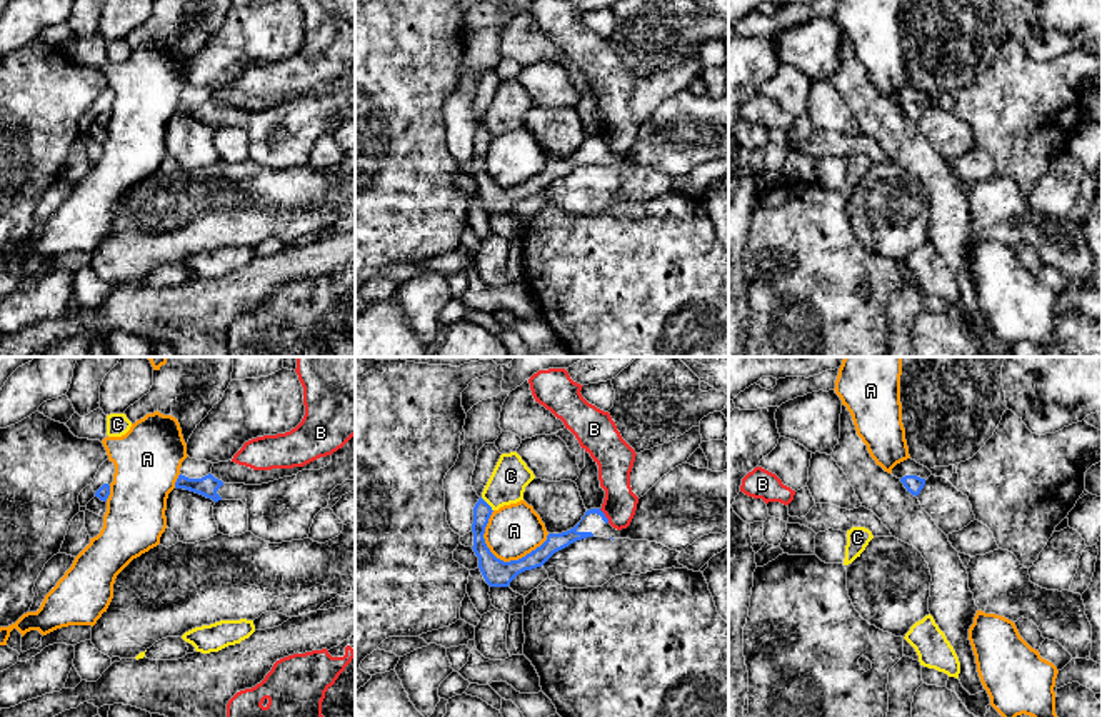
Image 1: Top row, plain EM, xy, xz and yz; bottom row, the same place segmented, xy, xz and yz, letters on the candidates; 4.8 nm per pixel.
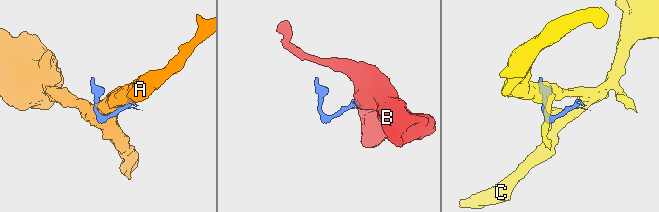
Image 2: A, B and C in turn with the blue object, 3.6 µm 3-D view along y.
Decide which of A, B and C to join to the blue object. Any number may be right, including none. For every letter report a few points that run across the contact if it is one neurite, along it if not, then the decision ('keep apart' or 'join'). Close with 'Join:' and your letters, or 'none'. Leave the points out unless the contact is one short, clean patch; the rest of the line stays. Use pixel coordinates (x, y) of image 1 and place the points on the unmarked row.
A: line xz (549, 160), (539, 172), (509, 187), (500, 187), (482, 164); keep apart
B: line xz (599, 135), (609, 149); keep apart
C: line xz (480, 124), (492, 137); keep apart
Join: none

